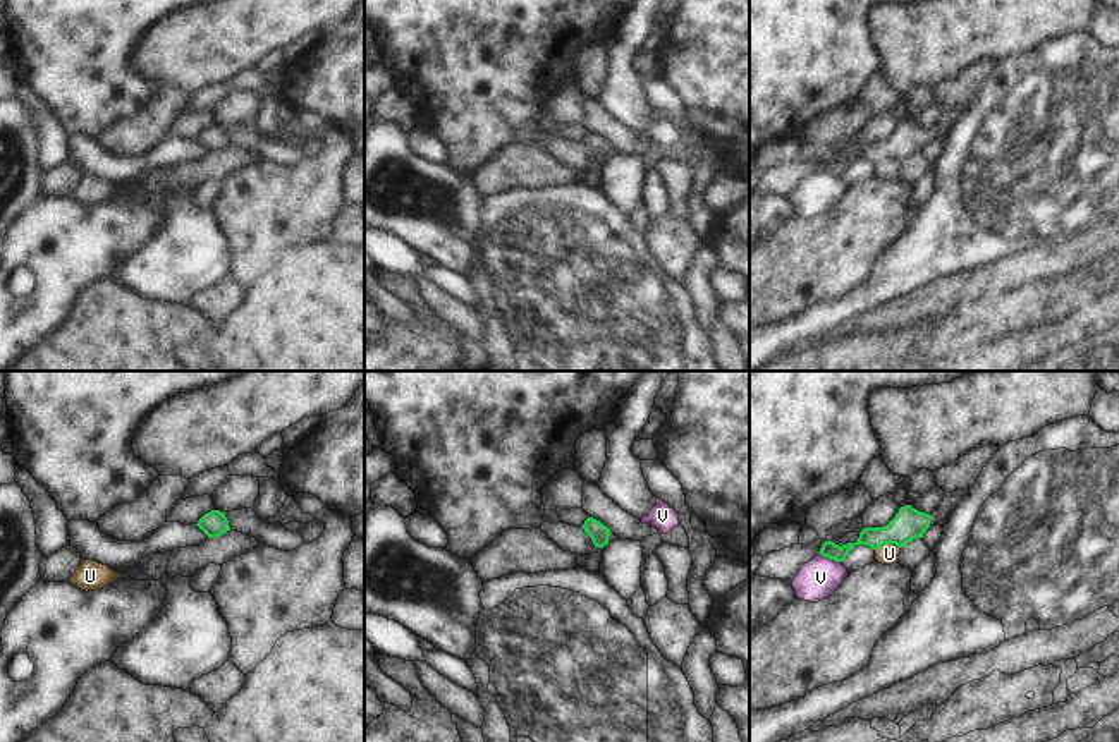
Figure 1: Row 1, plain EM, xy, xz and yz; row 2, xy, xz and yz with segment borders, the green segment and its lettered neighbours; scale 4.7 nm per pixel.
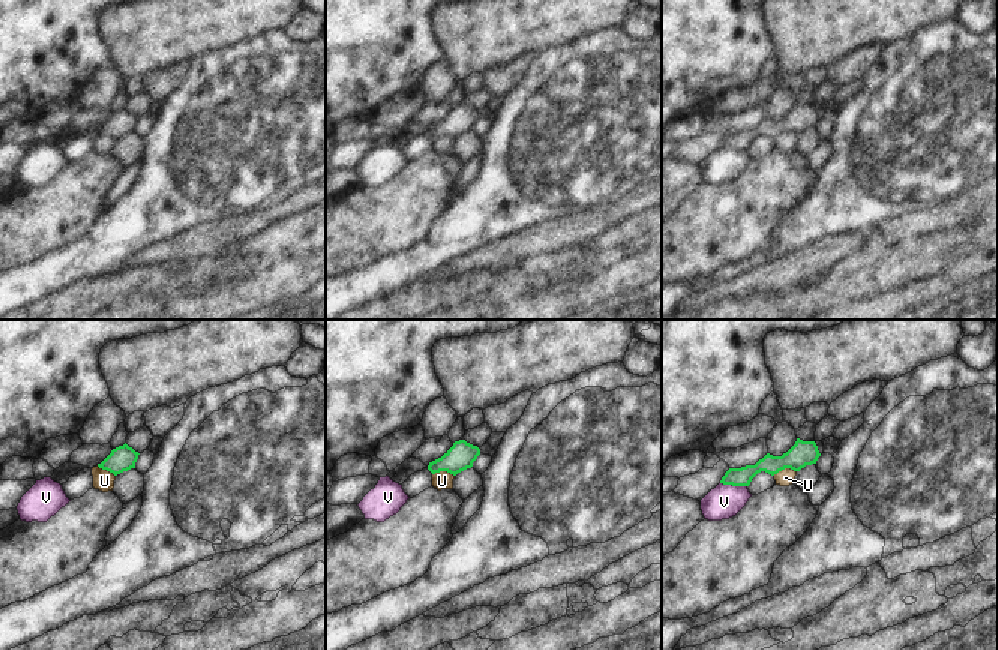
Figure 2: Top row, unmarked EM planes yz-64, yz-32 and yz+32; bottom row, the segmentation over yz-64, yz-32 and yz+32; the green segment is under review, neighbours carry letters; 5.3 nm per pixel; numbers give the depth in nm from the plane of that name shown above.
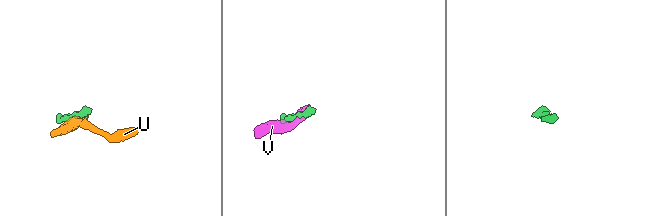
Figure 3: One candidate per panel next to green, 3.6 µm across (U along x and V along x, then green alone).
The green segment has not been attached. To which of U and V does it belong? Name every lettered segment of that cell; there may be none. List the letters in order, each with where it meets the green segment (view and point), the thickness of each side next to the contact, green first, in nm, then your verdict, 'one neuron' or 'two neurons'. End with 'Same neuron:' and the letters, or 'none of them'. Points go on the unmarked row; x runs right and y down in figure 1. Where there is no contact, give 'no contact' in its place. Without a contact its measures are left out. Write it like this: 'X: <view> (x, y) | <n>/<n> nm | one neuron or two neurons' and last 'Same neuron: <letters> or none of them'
U: yz (887, 158) | 150/100 nm | two neurons
V: yz (831, 174) | 100/190 nm | two neurons
Same neuron: none of them

